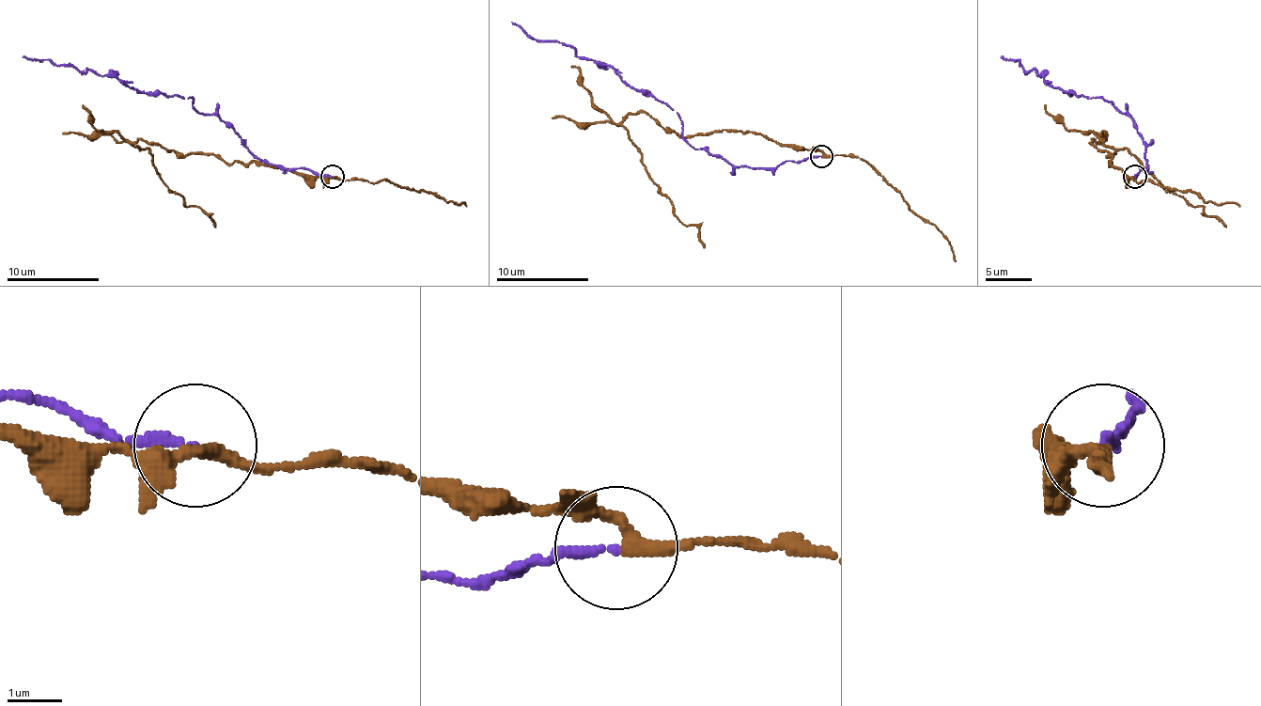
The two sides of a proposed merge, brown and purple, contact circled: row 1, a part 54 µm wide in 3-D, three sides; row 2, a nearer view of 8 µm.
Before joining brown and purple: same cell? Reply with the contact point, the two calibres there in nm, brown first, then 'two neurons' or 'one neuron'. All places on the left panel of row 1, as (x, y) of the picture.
at (333, 176); 220 nm thick on the brown side, 190 nm on the other; two neurons

